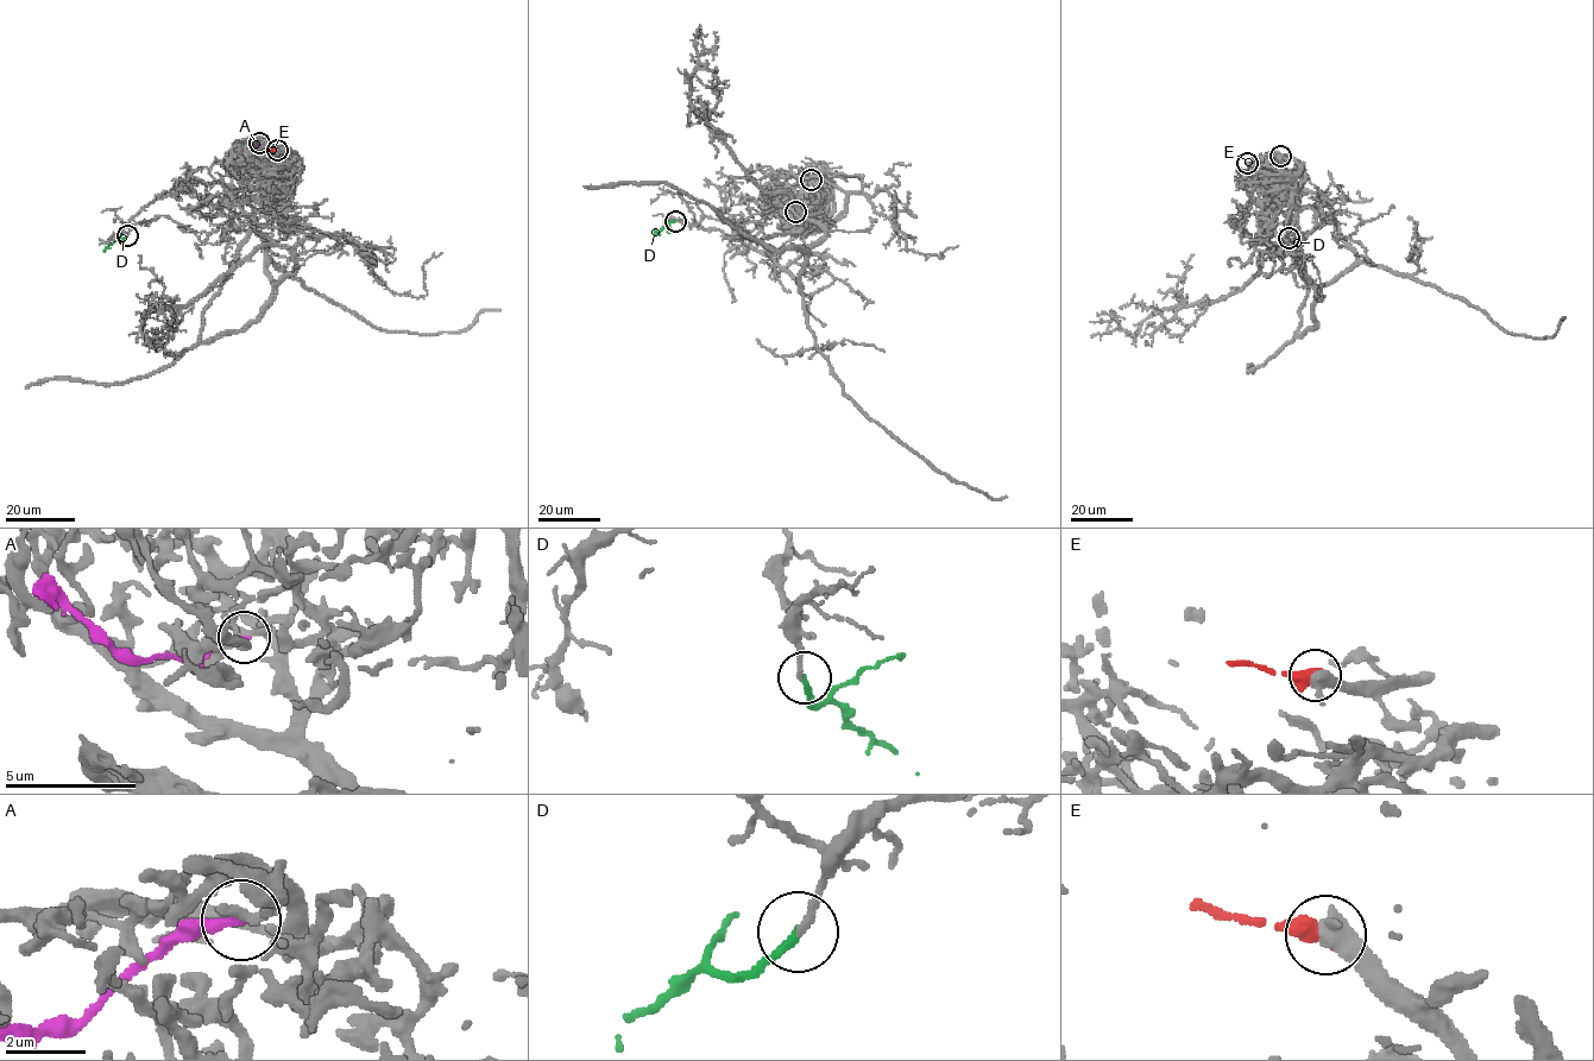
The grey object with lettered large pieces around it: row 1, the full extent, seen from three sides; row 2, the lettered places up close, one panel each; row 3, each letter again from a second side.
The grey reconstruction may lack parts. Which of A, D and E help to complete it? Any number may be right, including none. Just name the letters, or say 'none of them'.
D

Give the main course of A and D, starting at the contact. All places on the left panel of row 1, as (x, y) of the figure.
A: (260, 141), (235, 151), (233, 157)
D: (126, 234), (102, 252)

